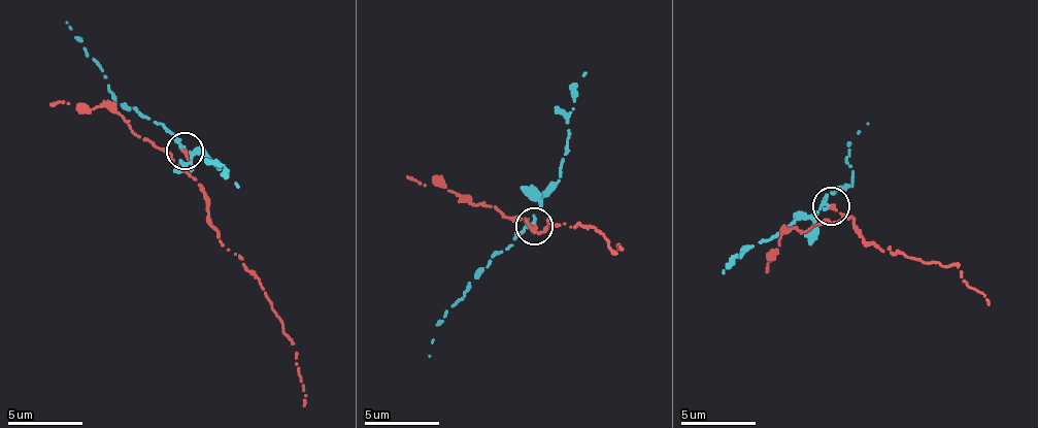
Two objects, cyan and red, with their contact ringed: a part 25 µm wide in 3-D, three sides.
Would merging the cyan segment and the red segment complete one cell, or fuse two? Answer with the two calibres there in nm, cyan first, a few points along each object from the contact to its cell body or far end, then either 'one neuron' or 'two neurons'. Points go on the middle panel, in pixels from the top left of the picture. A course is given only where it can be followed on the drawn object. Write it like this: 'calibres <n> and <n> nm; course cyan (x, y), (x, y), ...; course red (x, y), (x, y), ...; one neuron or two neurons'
calibres 240 and 280 nm; course cyan (534, 225), (491, 257), (470, 281), (437, 326), (429, 356); course red (534, 225), (533, 231), (543, 233), (547, 221), (595, 227), (617, 252), (615, 242), (621, 244); two neurons

